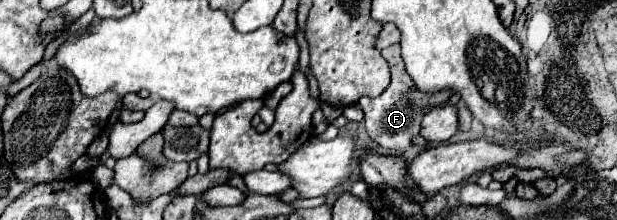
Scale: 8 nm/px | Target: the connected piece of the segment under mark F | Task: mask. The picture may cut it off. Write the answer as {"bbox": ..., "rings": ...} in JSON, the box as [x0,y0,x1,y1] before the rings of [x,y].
{"bbox":[359,45,449,153],"rings":[[[391,45],[389,49],[383,49],[381,55],[391,65],[391,85],[379,97],[361,97],[359,105],[361,105],[363,113],[365,113],[365,125],[367,125],[369,137],[375,143],[379,143],[383,149],[387,149],[391,153],[401,153],[401,151],[409,149],[411,139],[415,135],[419,135],[419,125],[421,125],[421,119],[423,119],[421,111],[425,107],[433,107],[437,103],[447,101],[449,91],[435,93],[435,95],[427,95],[427,93],[419,91],[417,85],[413,83],[413,79],[405,71],[399,45]]]}

